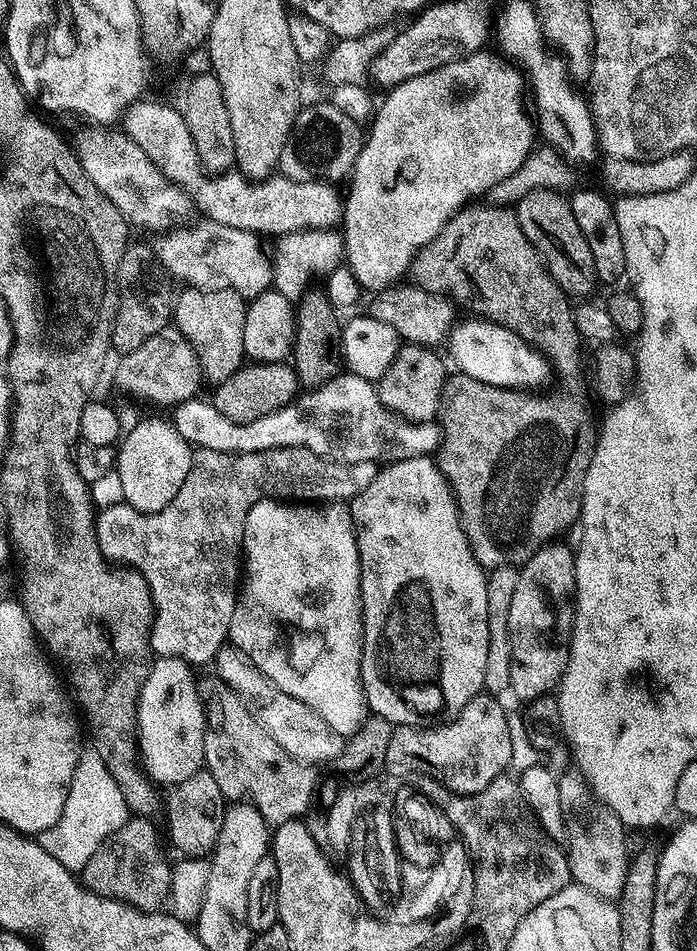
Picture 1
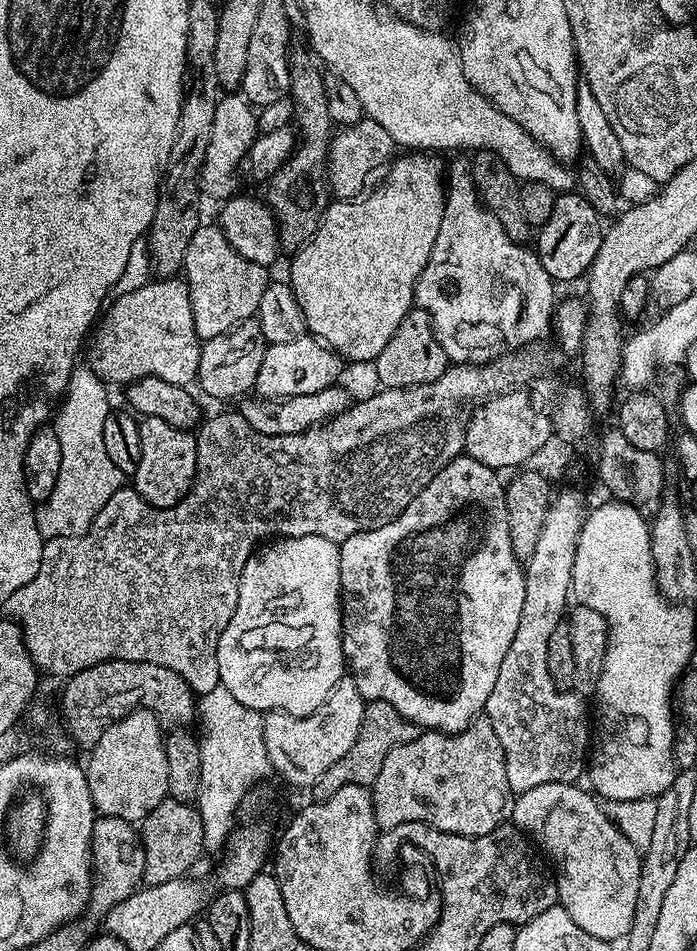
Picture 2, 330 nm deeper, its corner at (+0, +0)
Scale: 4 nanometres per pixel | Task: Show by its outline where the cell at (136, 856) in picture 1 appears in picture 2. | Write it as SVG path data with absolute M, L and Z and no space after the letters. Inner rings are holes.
M165 798L161 804L154 806L150 814L146 817L138 828L138 842L144 848L146 854L146 866L144 867L144 884L158 884L169 882L171 879L187 877L188 872L196 864L196 859L200 855L205 855L202 836L202 820L199 818L199 810L196 809L195 803L187 804L181 800Z

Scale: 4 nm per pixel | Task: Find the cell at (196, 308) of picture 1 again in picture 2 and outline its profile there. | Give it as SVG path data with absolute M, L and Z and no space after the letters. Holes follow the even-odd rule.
M204 222L201 223L198 230L194 230L194 238L190 238L190 246L186 246L186 258L184 259L182 276L190 290L190 306L194 310L194 330L200 335L201 341L218 338L218 334L226 334L231 328L241 324L242 321L255 317L256 311L258 310L258 302L262 302L262 294L270 282L268 272L269 269L265 265L259 264L258 262L250 262L246 258L242 258L242 254L238 254L238 250L234 250L234 246L230 246L230 242L226 242L226 234L222 234L222 230L215 223L208 224L208 222Z

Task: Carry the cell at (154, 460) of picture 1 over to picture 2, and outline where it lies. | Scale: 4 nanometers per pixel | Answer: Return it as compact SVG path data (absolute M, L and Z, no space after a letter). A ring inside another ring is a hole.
M162 418L140 420L142 458L138 458L138 470L134 487L147 504L155 508L169 508L178 503L192 489L196 477L196 438L189 429L170 426Z

